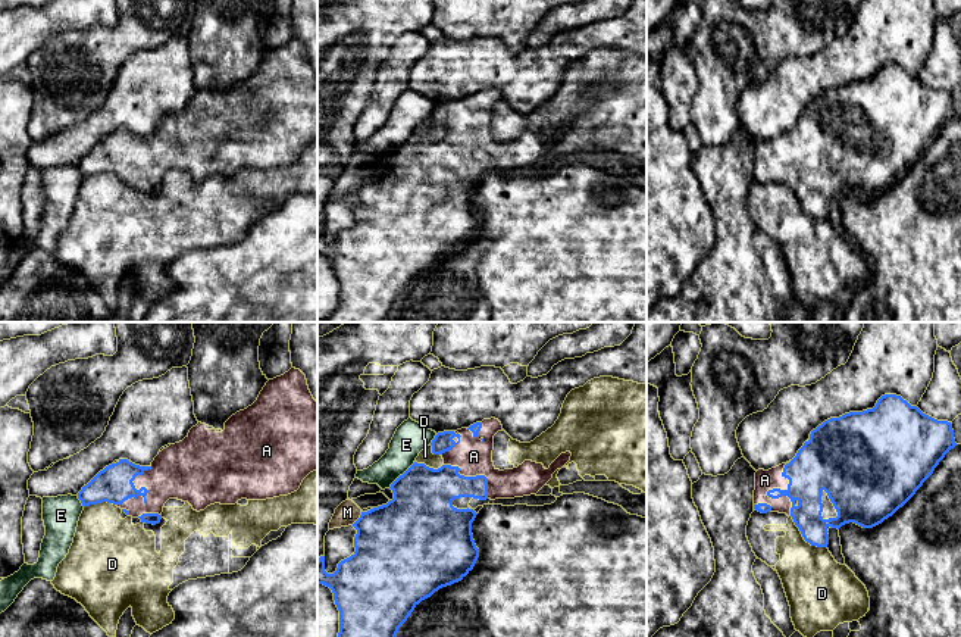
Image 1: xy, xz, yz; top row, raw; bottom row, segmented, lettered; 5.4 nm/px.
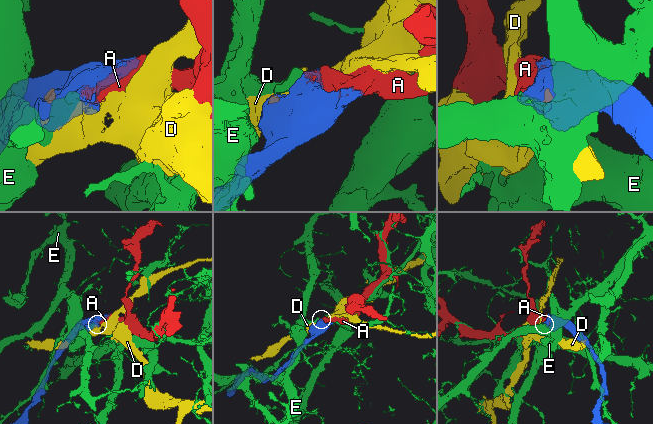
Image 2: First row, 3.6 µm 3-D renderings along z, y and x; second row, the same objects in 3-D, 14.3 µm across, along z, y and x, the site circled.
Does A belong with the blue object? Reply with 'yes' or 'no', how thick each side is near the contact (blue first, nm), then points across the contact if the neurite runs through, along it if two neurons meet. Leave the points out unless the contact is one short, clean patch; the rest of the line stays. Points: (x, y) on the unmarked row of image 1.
yes; calibres 240 and 110 nm

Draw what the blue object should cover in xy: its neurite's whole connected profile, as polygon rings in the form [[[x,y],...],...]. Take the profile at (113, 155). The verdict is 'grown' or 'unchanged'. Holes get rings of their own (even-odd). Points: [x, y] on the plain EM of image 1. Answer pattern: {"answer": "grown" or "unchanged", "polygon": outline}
{"answer": "grown", "polygon": [[[291,38],[269,50],[257,71],[232,85],[222,103],[198,93],[182,112],[159,122],[150,137],[128,129],[115,131],[82,157],[78,169],[84,178],[113,174],[126,185],[156,196],[169,169],[188,172],[197,182],[215,174],[266,171],[297,162],[313,141],[317,141],[317,72],[306,46]]]}

